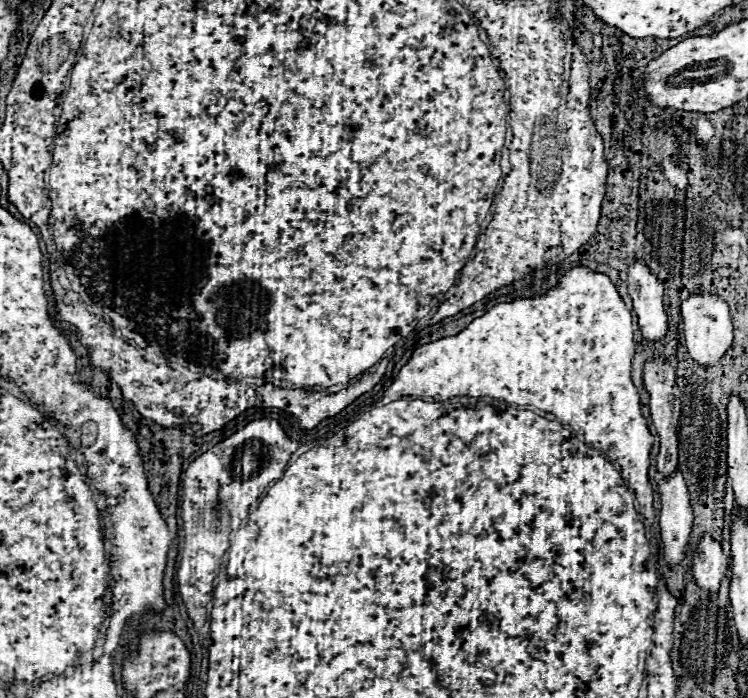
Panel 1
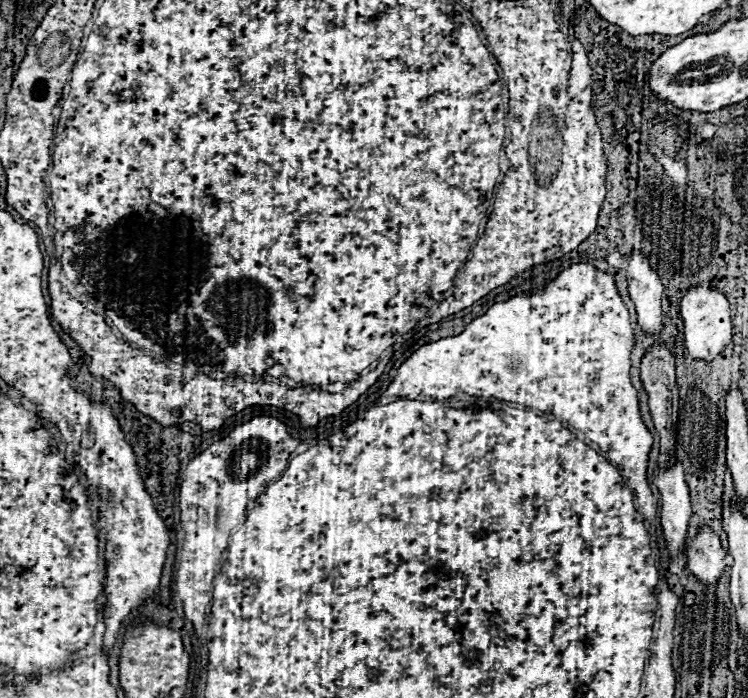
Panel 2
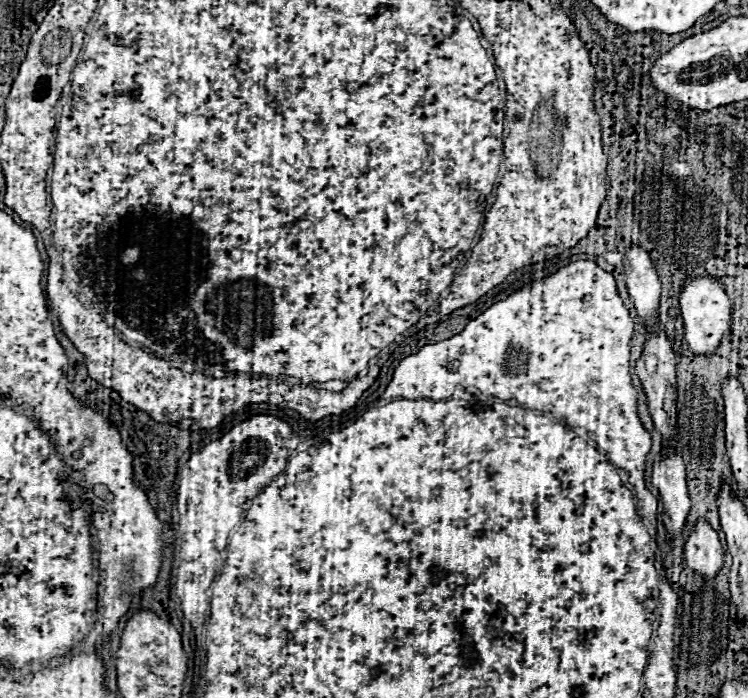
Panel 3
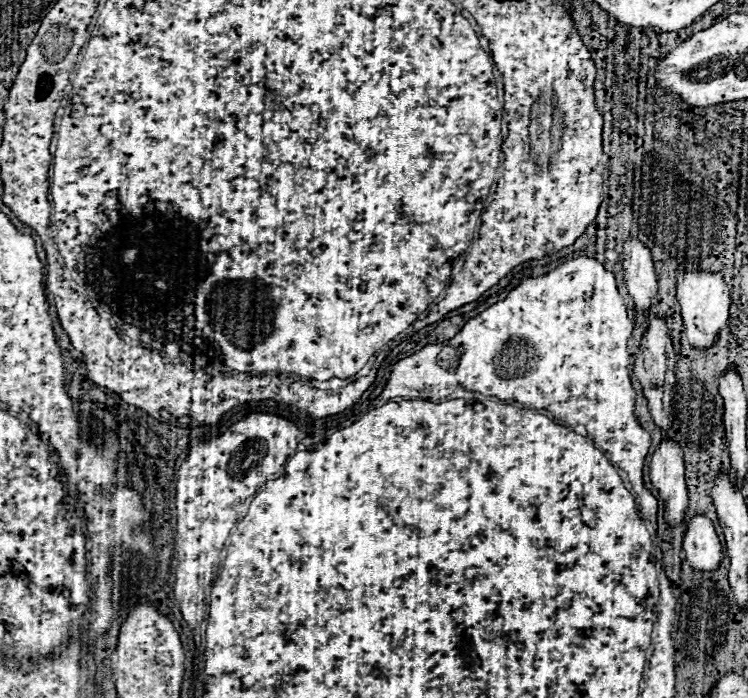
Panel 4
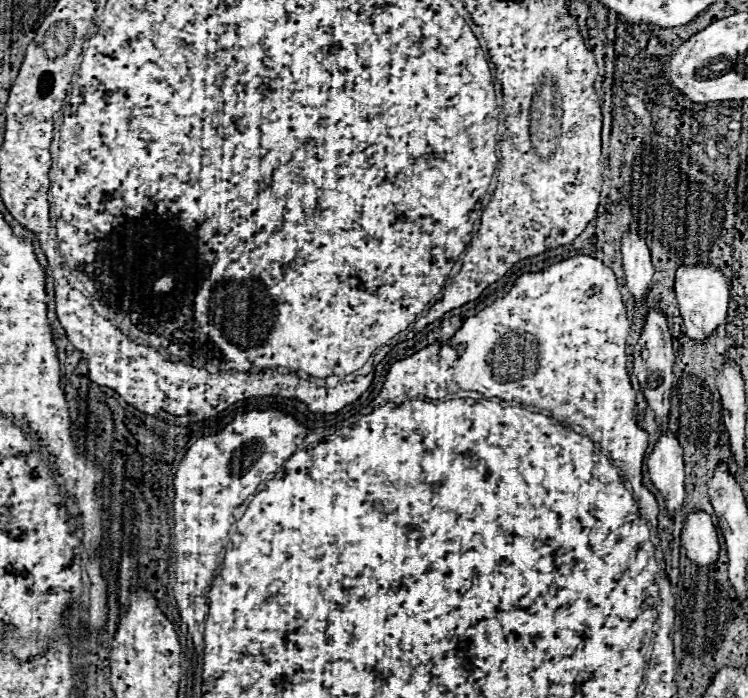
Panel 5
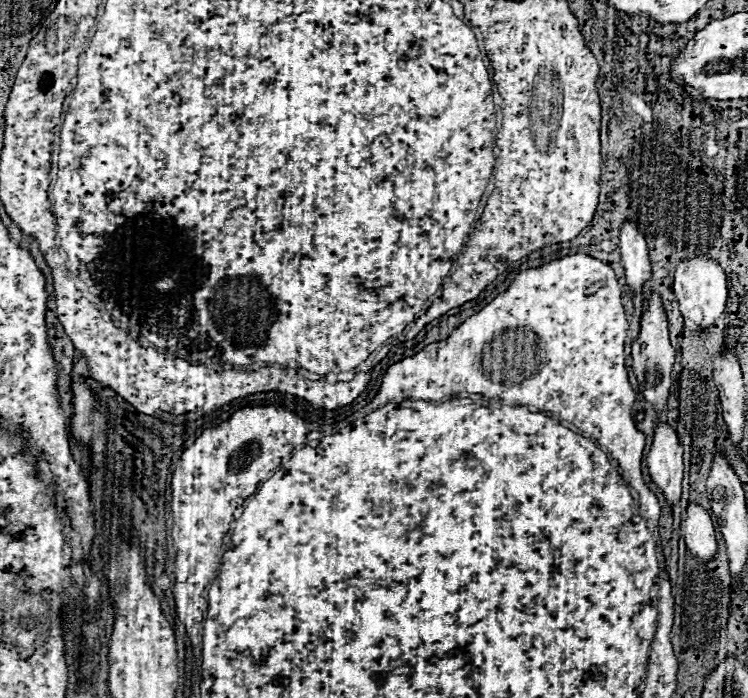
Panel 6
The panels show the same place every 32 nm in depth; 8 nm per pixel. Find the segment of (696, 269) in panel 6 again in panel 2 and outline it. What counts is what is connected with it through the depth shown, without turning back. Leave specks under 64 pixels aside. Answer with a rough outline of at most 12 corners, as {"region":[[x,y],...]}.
{"region":[[700,284],[680,302],[690,356],[716,360],[732,342],[728,300]]}

